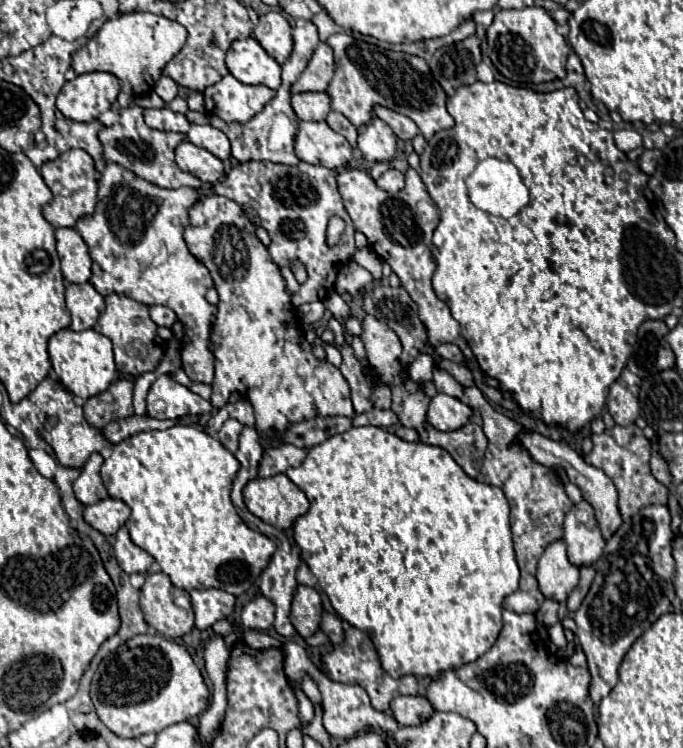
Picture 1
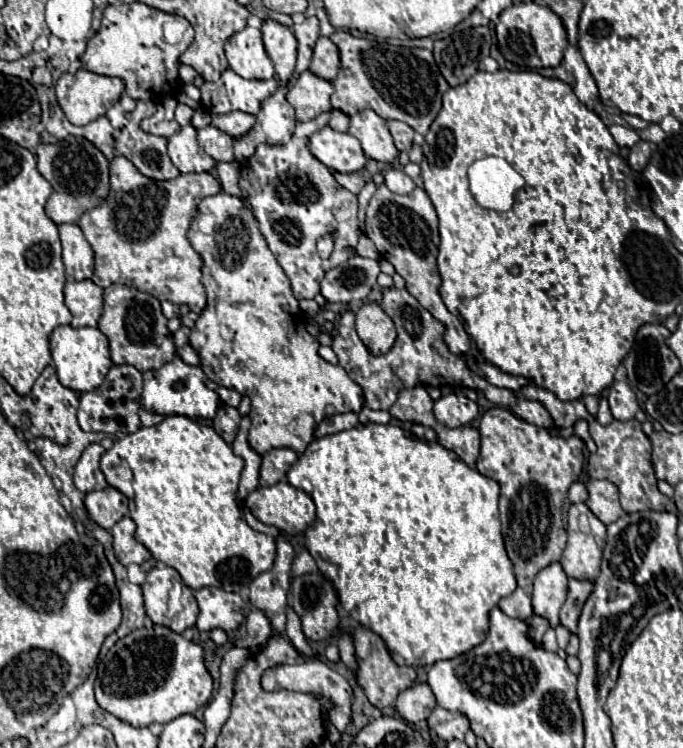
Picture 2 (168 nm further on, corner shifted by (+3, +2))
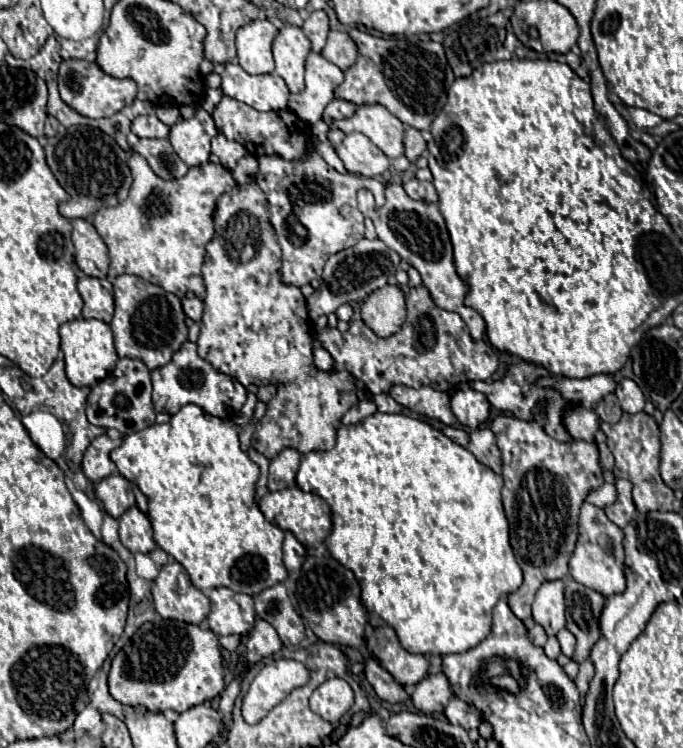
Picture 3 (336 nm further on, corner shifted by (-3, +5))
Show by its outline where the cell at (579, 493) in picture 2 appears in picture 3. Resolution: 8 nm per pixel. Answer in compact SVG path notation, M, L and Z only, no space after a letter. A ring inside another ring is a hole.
M606 482L606 484L602 484L598 490L590 492L586 500L588 500L590 504L594 504L594 506L600 506L600 508L610 506L610 504L616 502L616 488L614 488L612 482Z

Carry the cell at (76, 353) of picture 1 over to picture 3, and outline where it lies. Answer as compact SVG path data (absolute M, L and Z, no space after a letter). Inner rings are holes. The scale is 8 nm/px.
M76 318L72 322L66 322L60 326L60 336L62 336L62 352L66 360L66 376L74 386L92 386L98 380L104 380L108 376L108 370L114 370L114 364L118 362L118 354L114 348L114 338L112 330L106 322L102 320L86 320L86 318Z

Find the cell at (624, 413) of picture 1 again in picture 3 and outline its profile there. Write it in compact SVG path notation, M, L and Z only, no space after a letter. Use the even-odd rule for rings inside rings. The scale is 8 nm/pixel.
M622 378L616 386L616 396L622 410L628 414L638 414L644 410L644 394L634 380Z

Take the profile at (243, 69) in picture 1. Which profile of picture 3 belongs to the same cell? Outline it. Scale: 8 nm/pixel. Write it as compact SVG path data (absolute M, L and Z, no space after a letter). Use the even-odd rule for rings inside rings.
M254 20L238 30L236 34L238 60L248 74L274 72L272 40L276 36L278 28L270 20Z

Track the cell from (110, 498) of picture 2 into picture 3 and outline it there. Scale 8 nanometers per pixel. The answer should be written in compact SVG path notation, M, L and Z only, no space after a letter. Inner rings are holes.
M110 474L96 484L96 496L104 502L110 516L120 518L130 506L134 506L132 484L122 474Z

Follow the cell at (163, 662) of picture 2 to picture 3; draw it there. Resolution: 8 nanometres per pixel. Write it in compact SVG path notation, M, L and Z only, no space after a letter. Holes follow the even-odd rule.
M162 620L158 624L146 622L138 632L130 638L130 642L116 654L112 660L110 676L108 676L110 694L130 706L144 706L152 712L184 712L196 704L202 704L206 700L216 698L224 690L224 668L222 668L222 654L220 644L214 632L204 630L196 624L176 622L176 620Z

